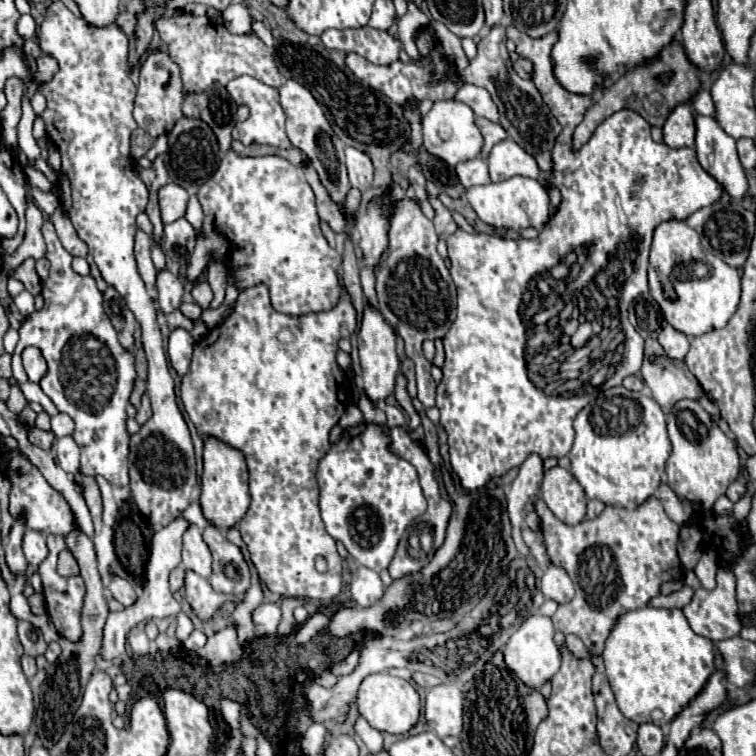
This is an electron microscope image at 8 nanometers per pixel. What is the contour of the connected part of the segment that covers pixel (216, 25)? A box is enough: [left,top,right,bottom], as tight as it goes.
[154,12,284,94]

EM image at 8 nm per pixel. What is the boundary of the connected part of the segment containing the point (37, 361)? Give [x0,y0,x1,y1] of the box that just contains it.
[22,346,46,382]

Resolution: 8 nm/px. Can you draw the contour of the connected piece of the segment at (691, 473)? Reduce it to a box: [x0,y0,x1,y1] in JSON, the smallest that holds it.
[666,400,740,512]

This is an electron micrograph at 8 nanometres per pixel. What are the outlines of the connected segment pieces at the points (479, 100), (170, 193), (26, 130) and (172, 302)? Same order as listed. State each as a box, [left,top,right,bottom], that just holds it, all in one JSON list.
[[454,86,498,122],[158,184,188,224],[18,100,40,166],[156,270,182,314]]

